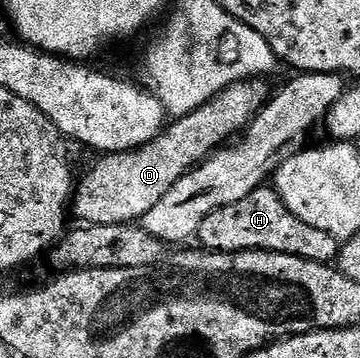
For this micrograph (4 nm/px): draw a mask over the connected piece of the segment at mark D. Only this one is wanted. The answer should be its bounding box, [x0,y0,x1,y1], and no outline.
[72,77,272,226]

